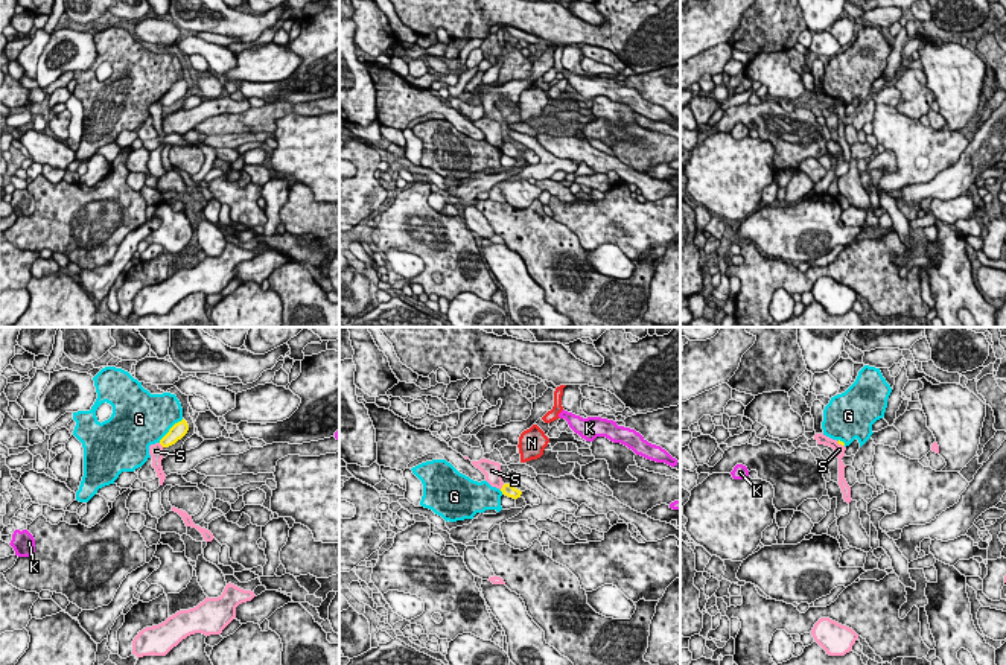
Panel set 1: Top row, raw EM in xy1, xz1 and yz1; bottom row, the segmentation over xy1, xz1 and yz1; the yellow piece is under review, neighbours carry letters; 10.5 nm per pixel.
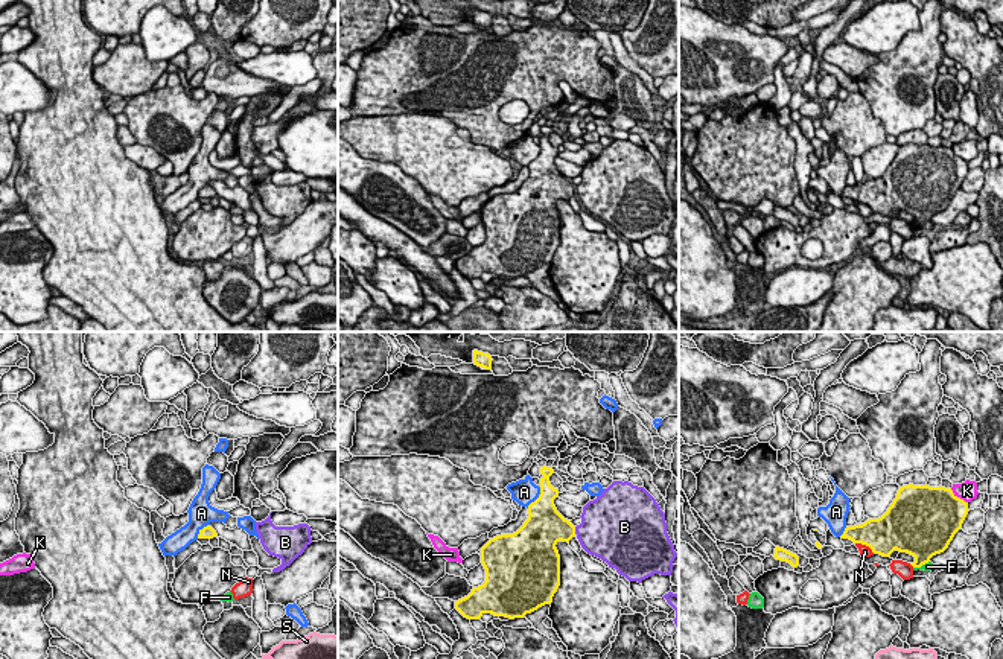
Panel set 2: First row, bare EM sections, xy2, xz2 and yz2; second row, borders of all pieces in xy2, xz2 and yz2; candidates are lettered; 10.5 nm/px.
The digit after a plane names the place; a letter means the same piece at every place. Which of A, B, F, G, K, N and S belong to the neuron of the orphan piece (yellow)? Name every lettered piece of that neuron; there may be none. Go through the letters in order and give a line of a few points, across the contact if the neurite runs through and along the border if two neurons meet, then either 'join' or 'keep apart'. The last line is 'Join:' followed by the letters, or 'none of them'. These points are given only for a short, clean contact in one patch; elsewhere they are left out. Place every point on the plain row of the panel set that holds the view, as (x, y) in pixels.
A: line xz2 (541, 146), (541, 152), (527, 166); keep apart
B: join
F: line yz2 (929, 219), (913, 227); keep apart
G: keep apart
K: keep apart
N: keep apart
S: line xz1 (504, 143), (499, 148); keep apart
Join: B

